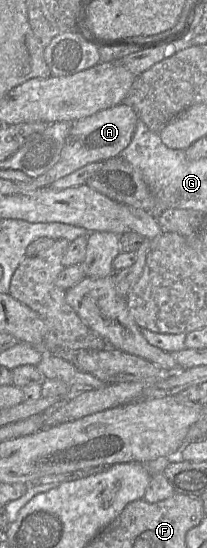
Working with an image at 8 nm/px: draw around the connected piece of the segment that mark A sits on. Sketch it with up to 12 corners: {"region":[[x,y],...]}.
{"region":[[122,102],[76,121],[60,158],[26,184],[47,187],[120,156],[137,113]]}

